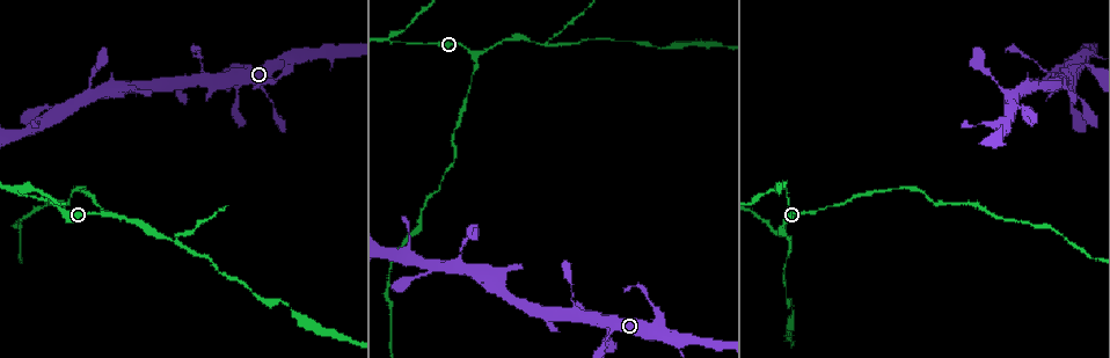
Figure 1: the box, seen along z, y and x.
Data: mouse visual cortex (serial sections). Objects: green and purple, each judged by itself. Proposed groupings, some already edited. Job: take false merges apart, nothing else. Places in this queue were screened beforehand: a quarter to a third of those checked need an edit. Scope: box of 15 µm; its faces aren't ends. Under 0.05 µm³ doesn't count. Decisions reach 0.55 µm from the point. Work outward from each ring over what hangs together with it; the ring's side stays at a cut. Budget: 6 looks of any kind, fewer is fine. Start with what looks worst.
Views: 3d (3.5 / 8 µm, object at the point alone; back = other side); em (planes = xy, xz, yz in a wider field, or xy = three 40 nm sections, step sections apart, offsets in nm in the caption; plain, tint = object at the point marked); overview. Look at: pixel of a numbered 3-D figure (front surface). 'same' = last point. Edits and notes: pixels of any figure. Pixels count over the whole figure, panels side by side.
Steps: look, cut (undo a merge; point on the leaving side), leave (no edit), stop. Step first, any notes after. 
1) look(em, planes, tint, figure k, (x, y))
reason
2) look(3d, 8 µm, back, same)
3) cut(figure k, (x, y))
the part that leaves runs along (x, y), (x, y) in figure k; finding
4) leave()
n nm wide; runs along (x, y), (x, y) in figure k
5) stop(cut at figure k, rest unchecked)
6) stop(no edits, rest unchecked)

look(3d, 8 µm, figure 1, (11, 190))
abrupt turn

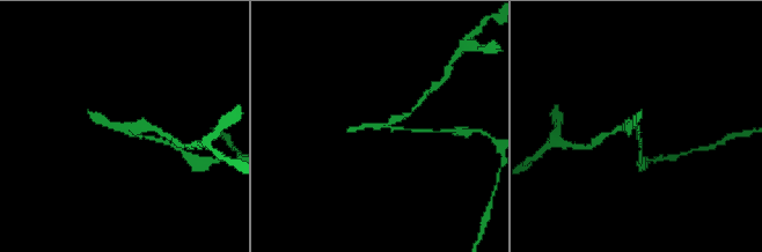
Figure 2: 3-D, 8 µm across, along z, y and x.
look(3d, 3.5 µm, figure 2, (123, 132))
zoom in

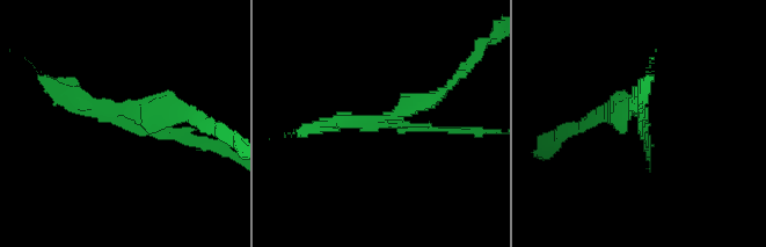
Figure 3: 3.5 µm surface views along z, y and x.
look(em, xy, step 2, tint, figure 3, (382, 126))
3 arms; arms of 100, 150, 250 nm

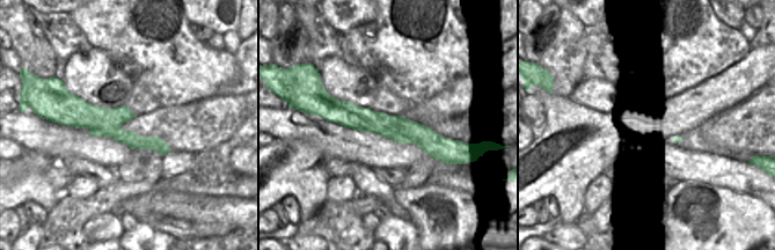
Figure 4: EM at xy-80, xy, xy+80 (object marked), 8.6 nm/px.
cut(figure 3, (157, 110))
the part that leaves runs along (126, 110), (176, 110), (212, 128) in figure 3; a second cell is stuck on

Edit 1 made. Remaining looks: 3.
look(3d, 3.5 µm, figure 1, (1075, 55))
abrupt turn

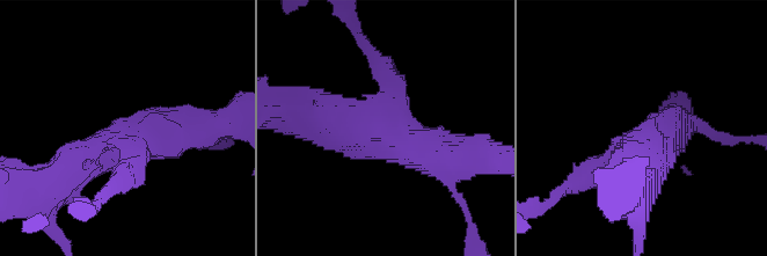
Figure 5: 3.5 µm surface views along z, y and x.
look(em, xy, step 2, tint, figure 5, (131, 142))
3 arms; arms of 200, 500, 600 nm; need the tissue

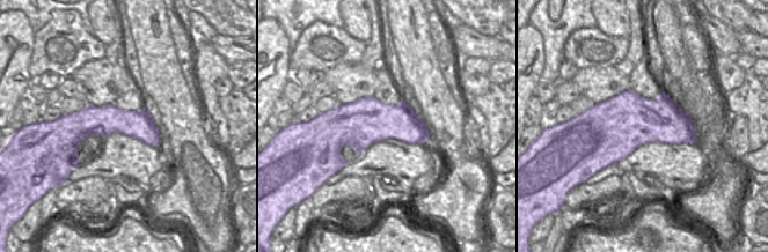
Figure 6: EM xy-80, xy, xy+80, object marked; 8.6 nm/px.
cut(figure 5, (125, 172))
the part that leaves runs along (139, 154), (125, 178), (89, 207) in figure 5; a second cell is stuck on

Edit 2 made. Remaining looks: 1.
stop(cut at figure 3, cut at figure 5, rest unchecked)

